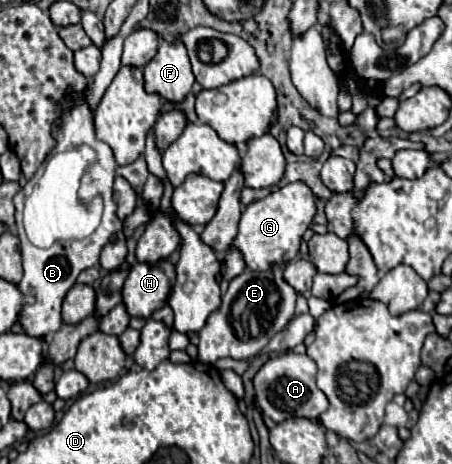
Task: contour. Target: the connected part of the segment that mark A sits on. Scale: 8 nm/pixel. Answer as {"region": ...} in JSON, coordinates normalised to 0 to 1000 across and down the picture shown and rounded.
{"region":[[[633,756],[619,769],[588,778],[562,813],[562,838],[566,873],[588,899],[597,899],[611,912],[642,899],[699,903],[708,890],[726,881],[721,851],[699,834],[699,782],[681,765]]]}

